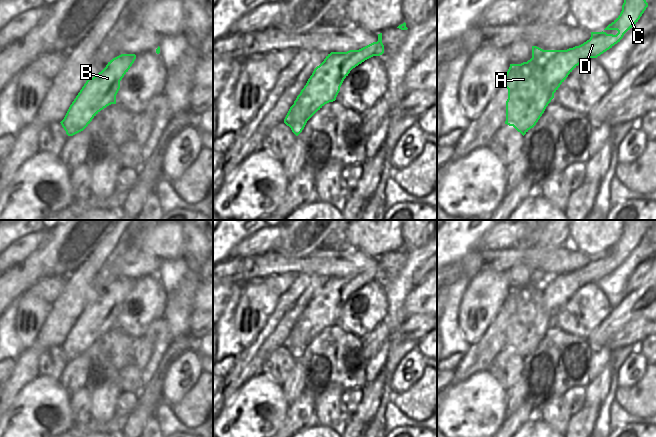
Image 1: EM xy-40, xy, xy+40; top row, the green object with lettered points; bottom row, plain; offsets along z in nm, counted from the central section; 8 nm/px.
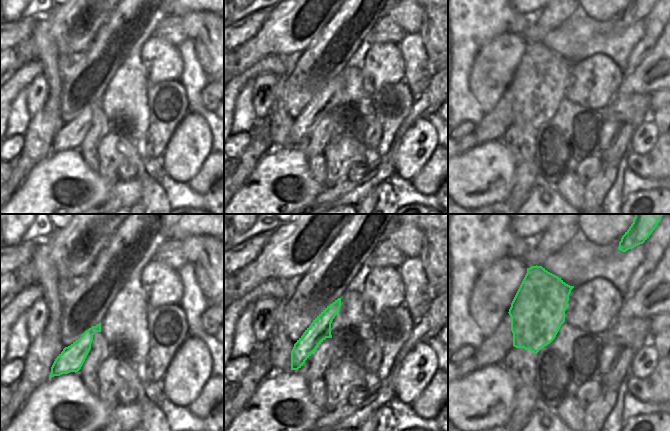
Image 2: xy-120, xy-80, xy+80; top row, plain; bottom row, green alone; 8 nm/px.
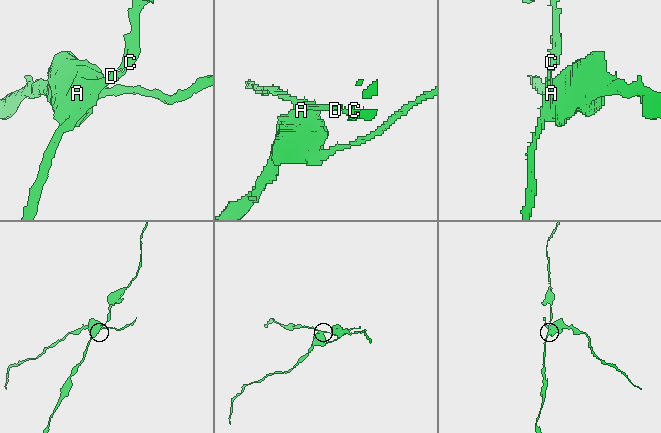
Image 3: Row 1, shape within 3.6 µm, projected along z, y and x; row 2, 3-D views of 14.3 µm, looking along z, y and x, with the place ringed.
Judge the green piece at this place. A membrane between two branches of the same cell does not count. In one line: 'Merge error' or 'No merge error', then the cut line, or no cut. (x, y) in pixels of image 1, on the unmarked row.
Merge error. Split along xy+40 (532, 280), (546, 283), (544, 306), (552, 322)

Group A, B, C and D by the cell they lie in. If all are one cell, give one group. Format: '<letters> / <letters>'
A / B C D

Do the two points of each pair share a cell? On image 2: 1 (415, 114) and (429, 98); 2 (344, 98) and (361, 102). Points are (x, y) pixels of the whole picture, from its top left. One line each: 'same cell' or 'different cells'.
1: same cell
2: same cell

